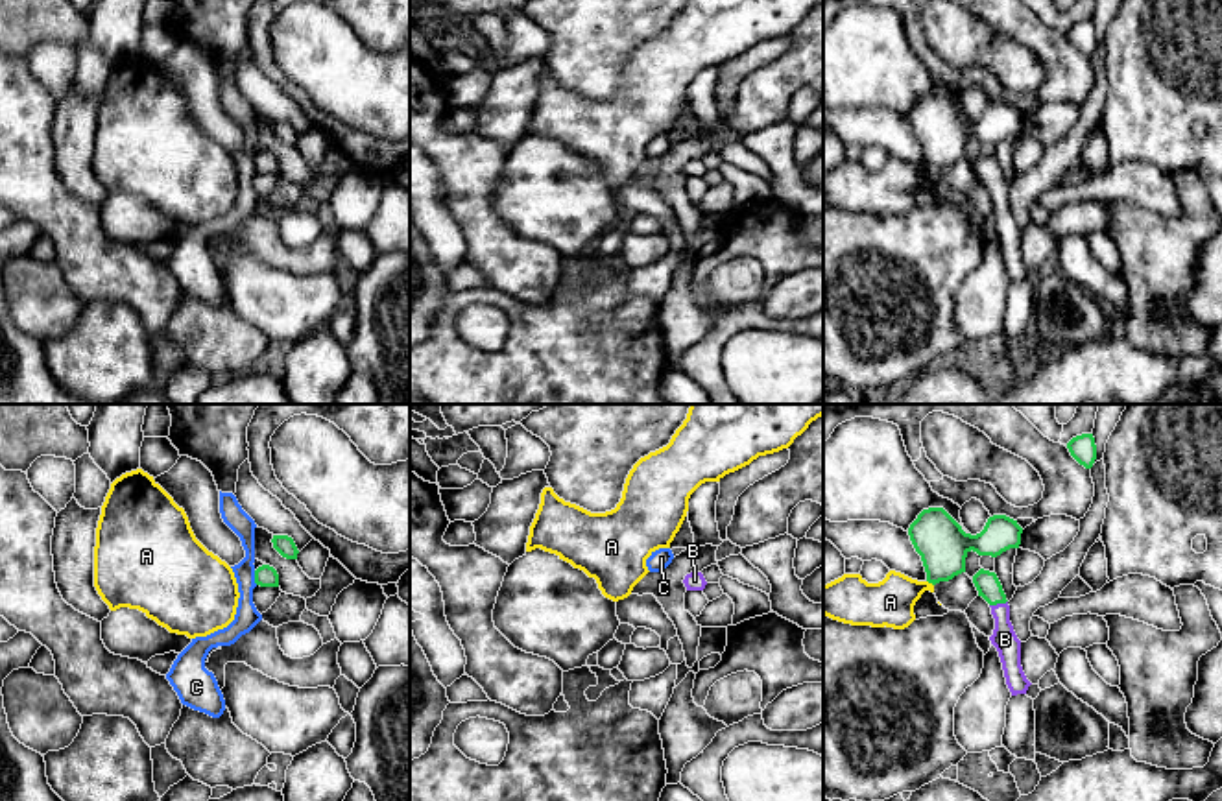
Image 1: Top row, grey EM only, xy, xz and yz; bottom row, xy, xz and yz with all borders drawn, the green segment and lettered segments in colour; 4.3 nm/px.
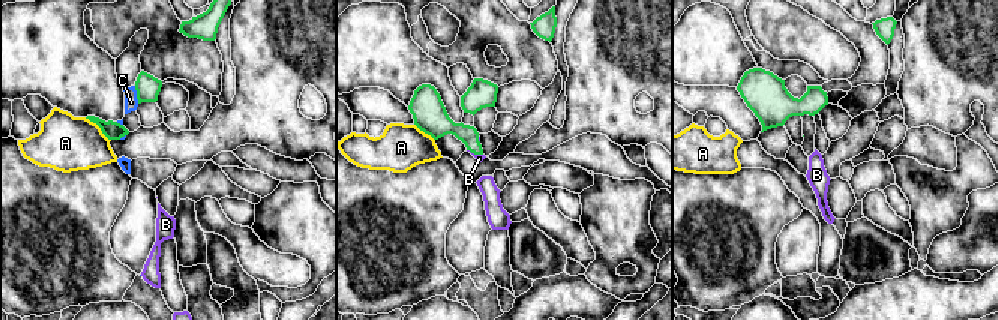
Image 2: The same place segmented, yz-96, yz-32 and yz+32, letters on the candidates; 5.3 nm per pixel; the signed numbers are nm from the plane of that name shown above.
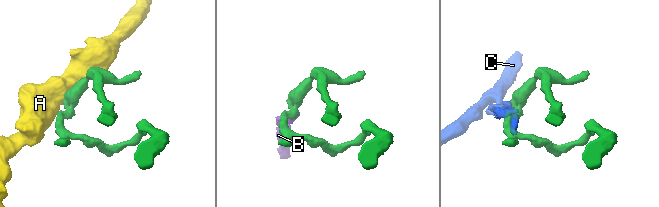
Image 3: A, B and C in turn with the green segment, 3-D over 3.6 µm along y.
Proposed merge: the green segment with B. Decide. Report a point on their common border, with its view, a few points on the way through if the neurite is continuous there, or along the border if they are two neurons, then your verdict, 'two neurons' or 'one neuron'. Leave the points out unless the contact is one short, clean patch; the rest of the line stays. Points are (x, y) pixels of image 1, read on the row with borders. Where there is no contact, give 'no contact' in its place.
meets green in yz at (997, 602); runs through yz (988, 585), (997, 602), (1005, 639); one neuron

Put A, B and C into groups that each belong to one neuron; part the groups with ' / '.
A / B / C

